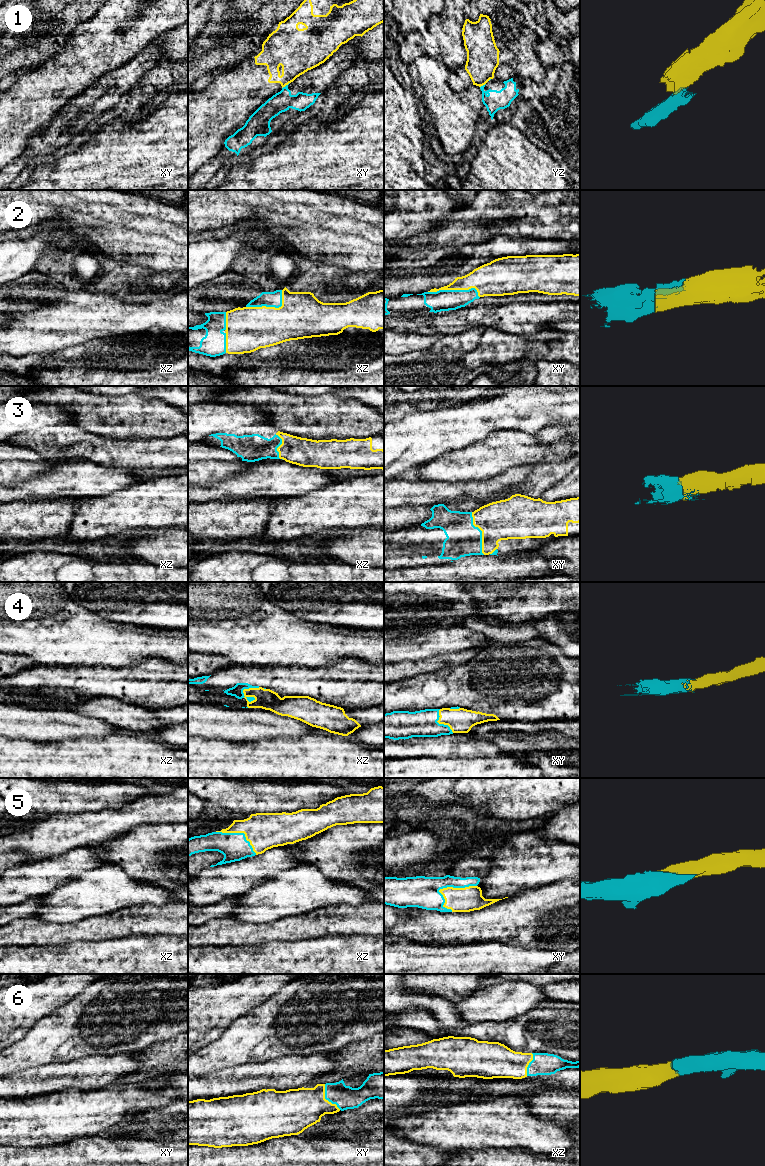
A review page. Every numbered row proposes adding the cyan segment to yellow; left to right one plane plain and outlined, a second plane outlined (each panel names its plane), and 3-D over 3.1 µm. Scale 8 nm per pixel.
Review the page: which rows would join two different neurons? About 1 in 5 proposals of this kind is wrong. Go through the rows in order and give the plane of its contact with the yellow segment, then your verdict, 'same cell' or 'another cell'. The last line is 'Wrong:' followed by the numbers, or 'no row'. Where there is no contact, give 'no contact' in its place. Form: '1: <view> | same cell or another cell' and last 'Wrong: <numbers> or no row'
1: xy | another cell
2: xy | same cell
3: xy | same cell
4: xz | same cell
5: xy | same cell
6: xy | same cell
Wrong: 1

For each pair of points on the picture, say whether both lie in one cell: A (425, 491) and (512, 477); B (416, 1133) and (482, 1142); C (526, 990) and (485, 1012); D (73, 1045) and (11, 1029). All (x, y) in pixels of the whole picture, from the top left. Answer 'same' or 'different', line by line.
A: same
B: same
C: same
D: different

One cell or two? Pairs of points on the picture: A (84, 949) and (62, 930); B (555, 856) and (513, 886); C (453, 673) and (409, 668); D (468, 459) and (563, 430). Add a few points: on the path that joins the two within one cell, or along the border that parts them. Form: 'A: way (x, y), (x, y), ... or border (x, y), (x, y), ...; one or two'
A: border (99, 941), (72, 941), (52, 945); two
B: way (545, 861), (538, 861), (523, 876); one
C: border (456, 665), (447, 665), (410, 677); two
D: border (535, 435), (541, 442), (561, 442); two

